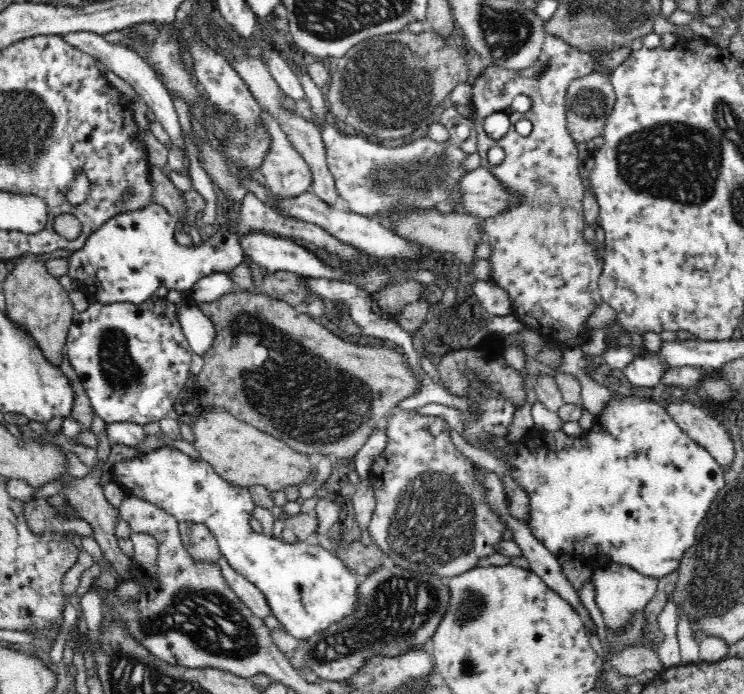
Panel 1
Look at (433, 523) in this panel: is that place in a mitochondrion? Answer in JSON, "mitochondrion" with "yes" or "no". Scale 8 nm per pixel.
{"mitochondrion":"yes"}

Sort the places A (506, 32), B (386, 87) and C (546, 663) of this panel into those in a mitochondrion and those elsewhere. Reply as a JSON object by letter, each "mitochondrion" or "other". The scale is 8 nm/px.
{"A":"mitochondrion","B":"mitochondrion","C":"other"}

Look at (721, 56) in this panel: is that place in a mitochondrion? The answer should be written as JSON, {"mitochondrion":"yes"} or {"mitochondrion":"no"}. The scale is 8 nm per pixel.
{"mitochondrion":"no"}

